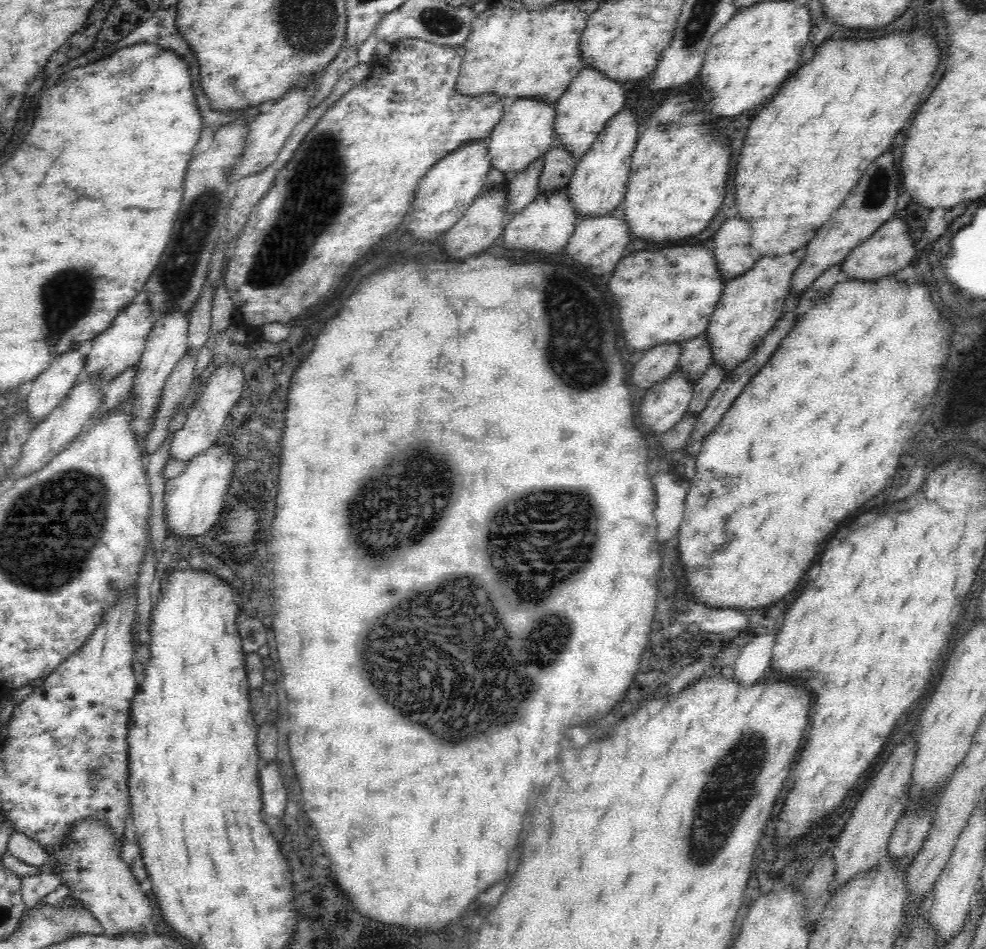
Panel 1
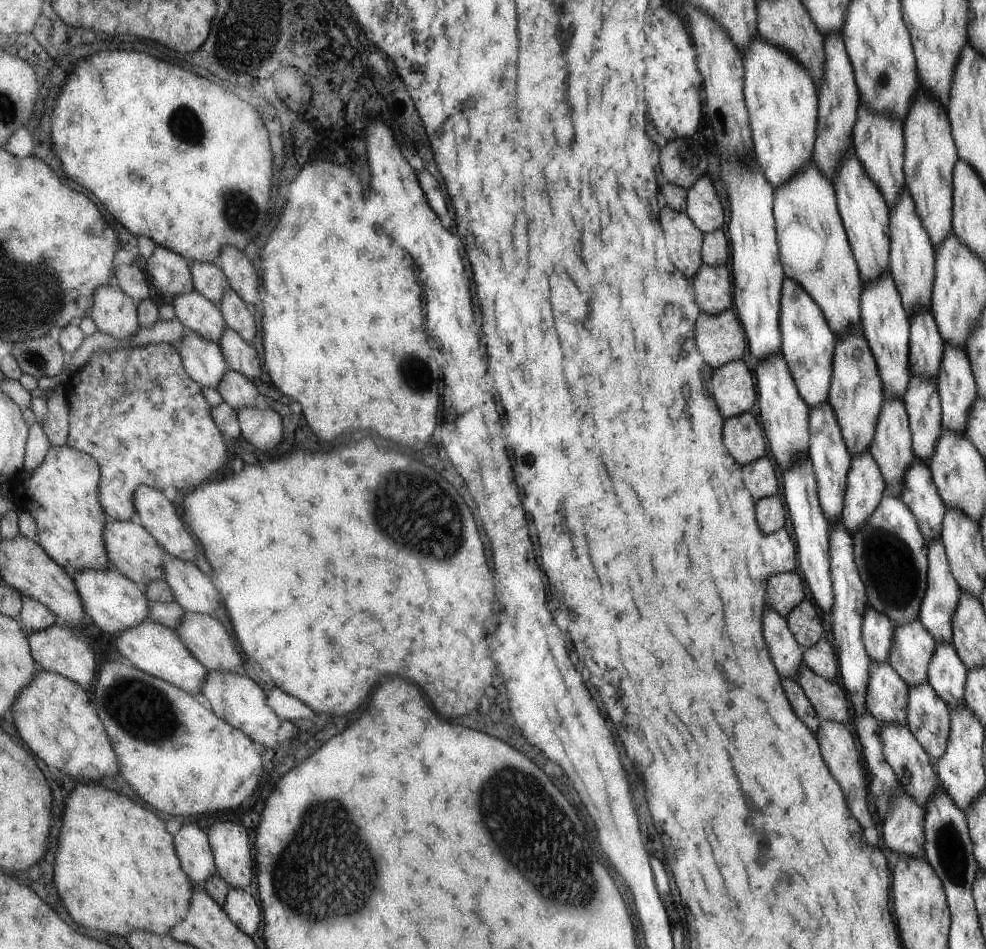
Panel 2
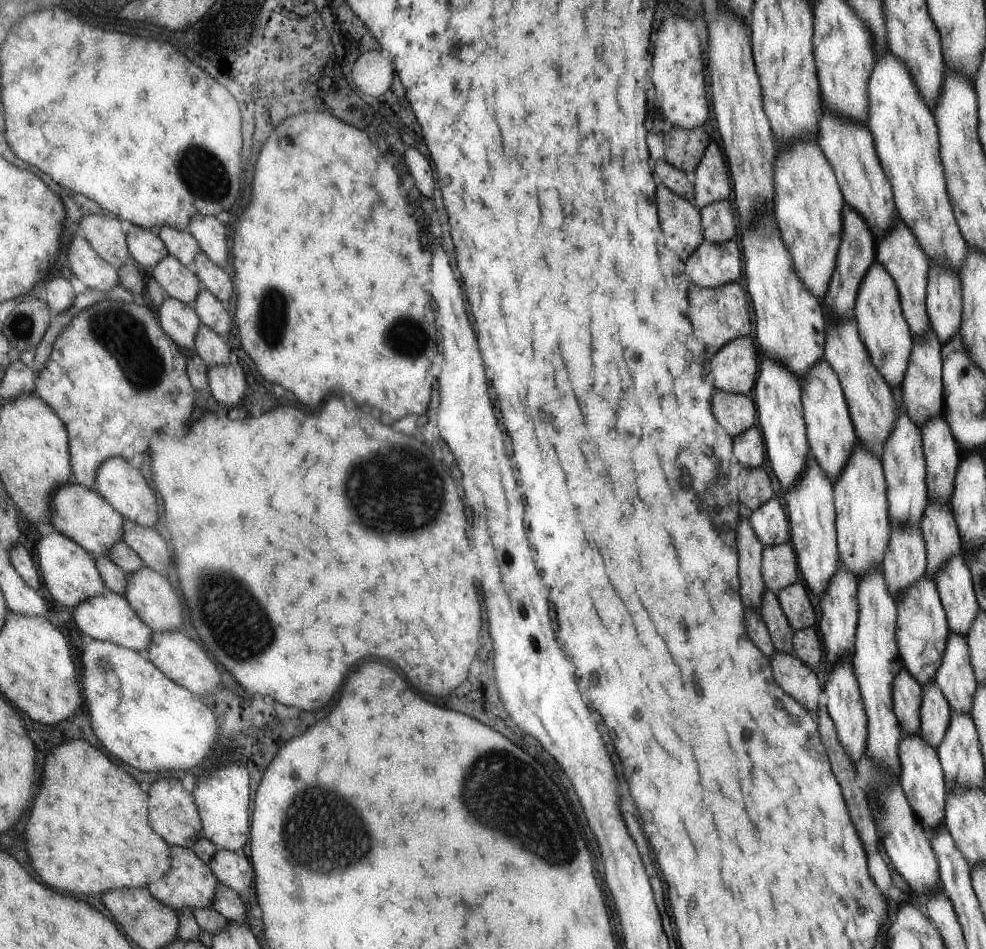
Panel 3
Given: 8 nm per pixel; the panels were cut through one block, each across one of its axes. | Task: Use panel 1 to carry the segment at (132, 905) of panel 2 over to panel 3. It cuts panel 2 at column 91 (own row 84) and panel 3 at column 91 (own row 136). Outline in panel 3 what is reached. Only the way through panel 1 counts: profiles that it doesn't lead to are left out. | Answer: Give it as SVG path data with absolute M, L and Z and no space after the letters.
M70 740L56 746L48 756L44 786L28 824L28 846L36 868L50 886L78 896L104 894L126 886L148 886L150 881L166 876L172 866L171 844L166 844L167 841L152 830L148 808L148 794L102 750L86 740Z

